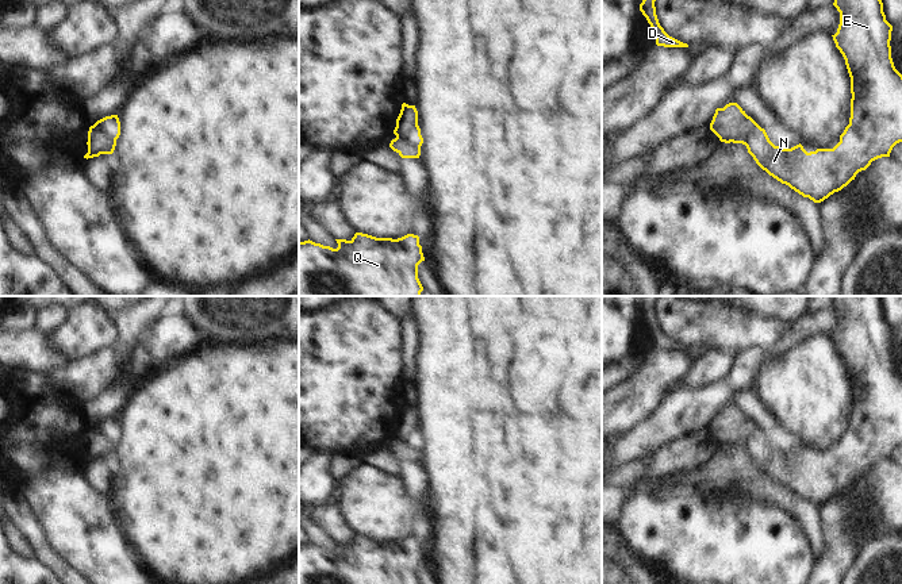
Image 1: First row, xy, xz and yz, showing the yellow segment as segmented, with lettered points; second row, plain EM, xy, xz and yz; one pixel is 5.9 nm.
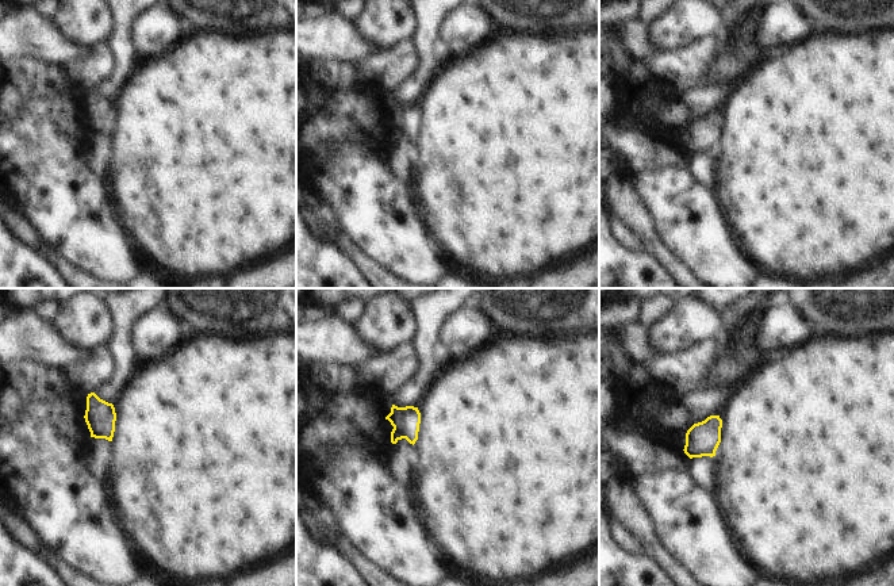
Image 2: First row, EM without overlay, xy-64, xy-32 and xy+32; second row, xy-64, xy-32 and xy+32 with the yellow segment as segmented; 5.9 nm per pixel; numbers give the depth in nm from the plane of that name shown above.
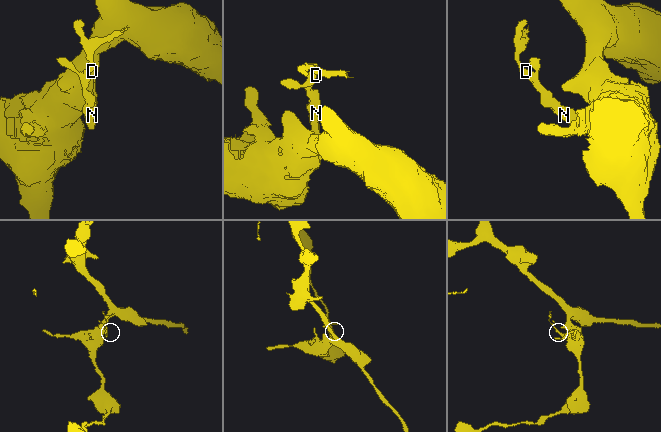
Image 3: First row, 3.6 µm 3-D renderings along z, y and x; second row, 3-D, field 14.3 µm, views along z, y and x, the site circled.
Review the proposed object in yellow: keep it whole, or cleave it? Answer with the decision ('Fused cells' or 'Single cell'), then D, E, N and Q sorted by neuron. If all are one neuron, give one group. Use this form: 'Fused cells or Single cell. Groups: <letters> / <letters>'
Fused cells. Groups: D / E N Q

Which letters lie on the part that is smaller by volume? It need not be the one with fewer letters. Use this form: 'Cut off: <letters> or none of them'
Cut off: D

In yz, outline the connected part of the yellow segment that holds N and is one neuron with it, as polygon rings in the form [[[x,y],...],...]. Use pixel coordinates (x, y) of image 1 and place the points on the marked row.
[[[834,0],[833,5],[840,12],[840,24],[832,36],[845,59],[852,93],[849,124],[840,135],[840,142],[833,149],[810,153],[801,143],[782,149],[757,126],[745,143],[763,170],[814,203],[841,191],[872,161],[890,157],[893,147],[902,142],[902,74],[891,58],[893,26],[886,20],[882,0]]]

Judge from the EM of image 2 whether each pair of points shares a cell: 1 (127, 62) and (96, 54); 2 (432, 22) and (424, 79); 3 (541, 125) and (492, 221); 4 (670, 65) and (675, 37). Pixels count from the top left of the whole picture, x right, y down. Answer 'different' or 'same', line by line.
1: different
2: same
3: same
4: different

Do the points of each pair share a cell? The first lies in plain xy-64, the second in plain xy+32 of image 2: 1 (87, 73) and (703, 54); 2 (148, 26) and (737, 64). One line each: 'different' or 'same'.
1: same
2: different

